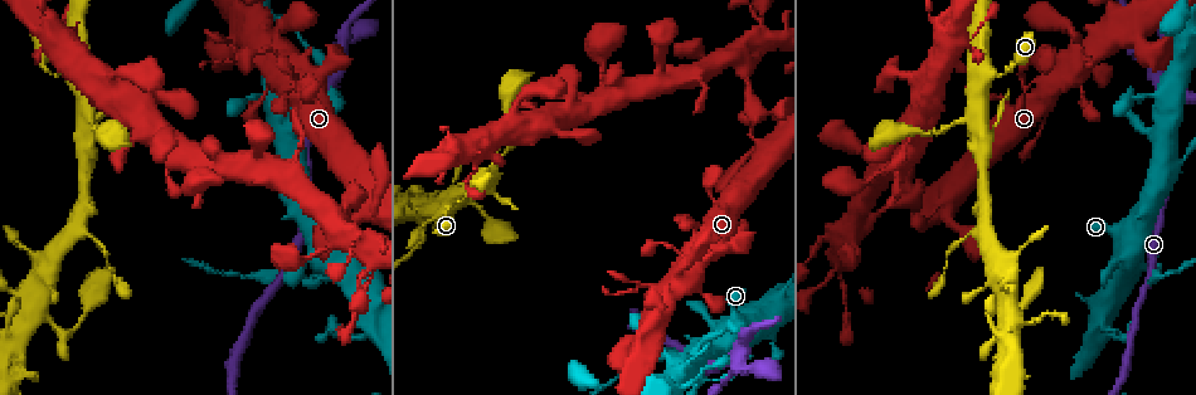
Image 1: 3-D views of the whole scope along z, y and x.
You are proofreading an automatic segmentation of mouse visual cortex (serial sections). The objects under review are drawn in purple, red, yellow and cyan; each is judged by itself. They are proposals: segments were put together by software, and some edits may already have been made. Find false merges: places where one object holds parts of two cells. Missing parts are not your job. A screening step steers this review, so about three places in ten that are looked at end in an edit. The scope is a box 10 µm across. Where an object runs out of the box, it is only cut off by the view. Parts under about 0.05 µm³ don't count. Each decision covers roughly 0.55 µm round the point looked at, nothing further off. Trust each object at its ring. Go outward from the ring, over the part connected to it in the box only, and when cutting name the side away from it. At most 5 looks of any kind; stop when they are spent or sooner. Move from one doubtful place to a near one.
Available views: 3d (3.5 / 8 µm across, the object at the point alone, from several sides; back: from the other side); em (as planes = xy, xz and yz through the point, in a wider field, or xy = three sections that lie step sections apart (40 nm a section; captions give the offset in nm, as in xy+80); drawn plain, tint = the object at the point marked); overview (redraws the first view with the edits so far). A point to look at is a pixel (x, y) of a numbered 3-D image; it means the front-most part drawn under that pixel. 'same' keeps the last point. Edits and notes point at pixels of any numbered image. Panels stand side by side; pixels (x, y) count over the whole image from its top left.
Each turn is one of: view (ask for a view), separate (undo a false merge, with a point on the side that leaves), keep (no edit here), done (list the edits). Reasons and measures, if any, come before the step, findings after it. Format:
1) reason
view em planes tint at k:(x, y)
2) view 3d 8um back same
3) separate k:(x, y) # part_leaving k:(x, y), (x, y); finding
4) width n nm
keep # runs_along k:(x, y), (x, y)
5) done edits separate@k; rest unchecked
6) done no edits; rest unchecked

view 3d 8um at 1:(766, 110)

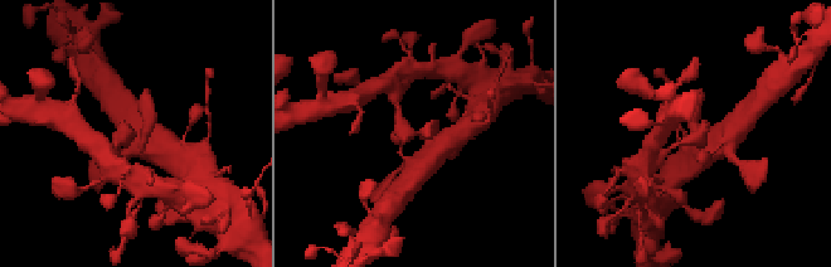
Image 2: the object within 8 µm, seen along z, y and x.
view 3d 3.5um same

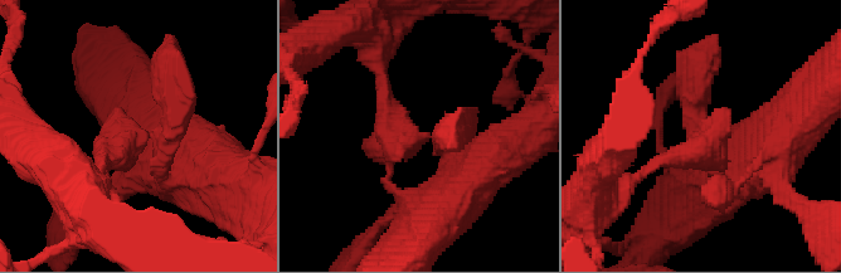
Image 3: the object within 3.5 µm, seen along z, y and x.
view em xy step 3 tint at 3:(142, 140)

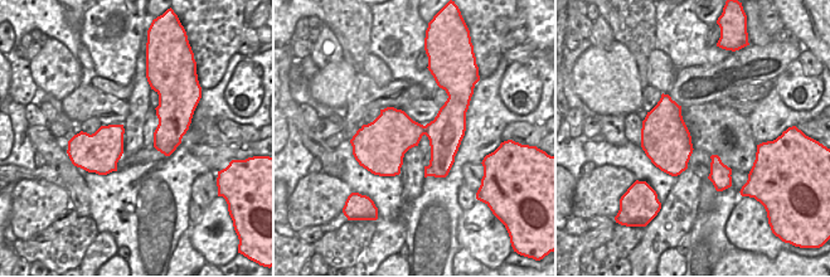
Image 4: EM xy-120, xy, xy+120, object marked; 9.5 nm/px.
keep # runs_along 3:(463, 164), (443, 137), (402, 135), (385, 86); continuous, no second cell

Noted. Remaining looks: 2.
sharp bend
view 3d 3.5um at 1:(367, 248)

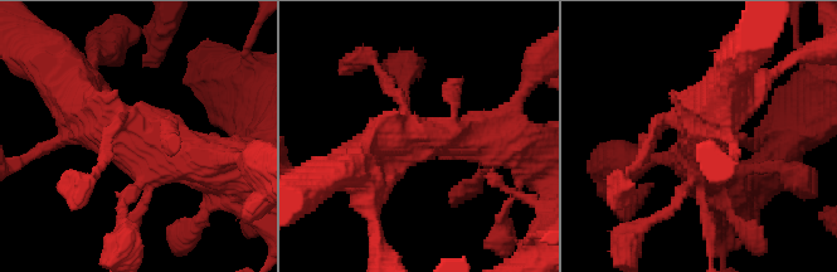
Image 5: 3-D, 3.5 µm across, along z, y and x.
shape alone is not enough
view em xy step 2 tint at 5:(420, 142)

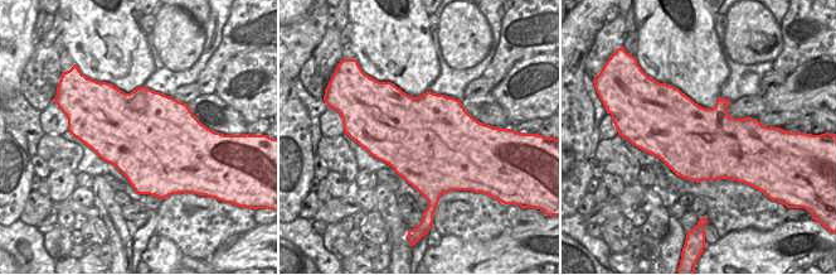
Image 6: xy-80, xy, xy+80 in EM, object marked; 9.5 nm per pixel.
width 900 nm
keep # runs_along 5:(736, 86), (668, 210); one cell here

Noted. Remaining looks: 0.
done no edits; rest unchecked

